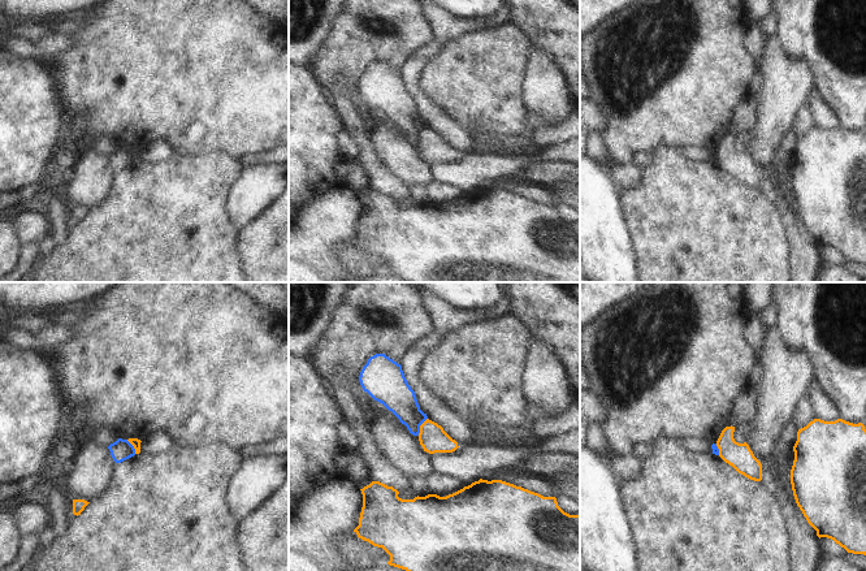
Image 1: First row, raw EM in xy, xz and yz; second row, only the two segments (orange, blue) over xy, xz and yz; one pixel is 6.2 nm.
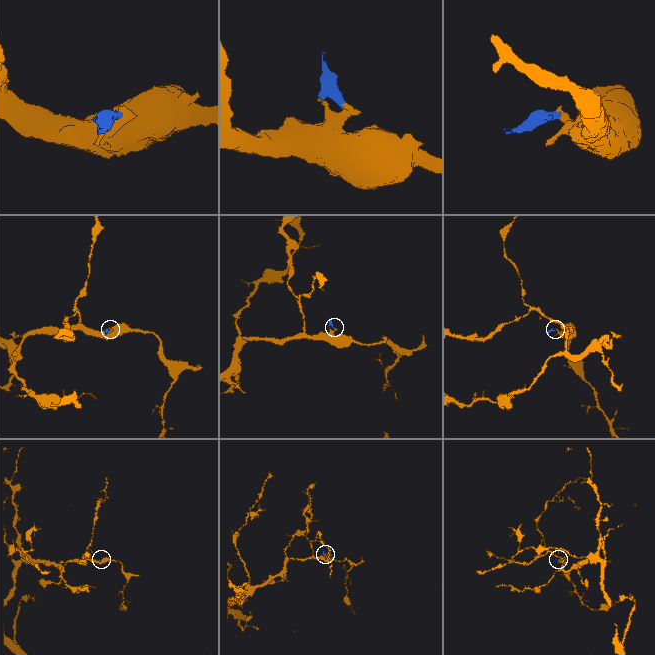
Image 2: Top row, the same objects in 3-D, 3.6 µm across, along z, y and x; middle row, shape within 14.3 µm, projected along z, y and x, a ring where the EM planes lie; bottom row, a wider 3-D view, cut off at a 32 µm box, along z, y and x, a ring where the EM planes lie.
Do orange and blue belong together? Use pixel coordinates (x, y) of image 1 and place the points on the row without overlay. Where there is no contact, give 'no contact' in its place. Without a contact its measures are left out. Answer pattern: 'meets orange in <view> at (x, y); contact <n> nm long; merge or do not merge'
meets orange in xz at (420, 135); contact 130 nm long; do not merge

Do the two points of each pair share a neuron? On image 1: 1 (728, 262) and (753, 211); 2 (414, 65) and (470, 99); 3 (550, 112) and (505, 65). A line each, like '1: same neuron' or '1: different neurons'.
1: same neuron
2: different neurons
3: different neurons

